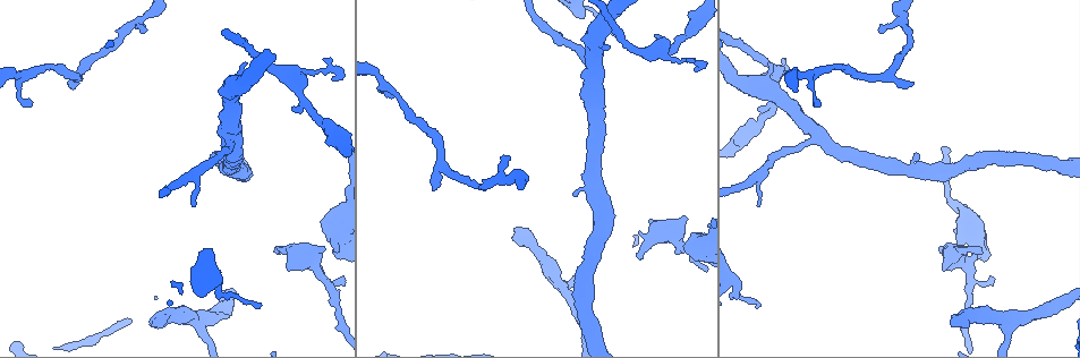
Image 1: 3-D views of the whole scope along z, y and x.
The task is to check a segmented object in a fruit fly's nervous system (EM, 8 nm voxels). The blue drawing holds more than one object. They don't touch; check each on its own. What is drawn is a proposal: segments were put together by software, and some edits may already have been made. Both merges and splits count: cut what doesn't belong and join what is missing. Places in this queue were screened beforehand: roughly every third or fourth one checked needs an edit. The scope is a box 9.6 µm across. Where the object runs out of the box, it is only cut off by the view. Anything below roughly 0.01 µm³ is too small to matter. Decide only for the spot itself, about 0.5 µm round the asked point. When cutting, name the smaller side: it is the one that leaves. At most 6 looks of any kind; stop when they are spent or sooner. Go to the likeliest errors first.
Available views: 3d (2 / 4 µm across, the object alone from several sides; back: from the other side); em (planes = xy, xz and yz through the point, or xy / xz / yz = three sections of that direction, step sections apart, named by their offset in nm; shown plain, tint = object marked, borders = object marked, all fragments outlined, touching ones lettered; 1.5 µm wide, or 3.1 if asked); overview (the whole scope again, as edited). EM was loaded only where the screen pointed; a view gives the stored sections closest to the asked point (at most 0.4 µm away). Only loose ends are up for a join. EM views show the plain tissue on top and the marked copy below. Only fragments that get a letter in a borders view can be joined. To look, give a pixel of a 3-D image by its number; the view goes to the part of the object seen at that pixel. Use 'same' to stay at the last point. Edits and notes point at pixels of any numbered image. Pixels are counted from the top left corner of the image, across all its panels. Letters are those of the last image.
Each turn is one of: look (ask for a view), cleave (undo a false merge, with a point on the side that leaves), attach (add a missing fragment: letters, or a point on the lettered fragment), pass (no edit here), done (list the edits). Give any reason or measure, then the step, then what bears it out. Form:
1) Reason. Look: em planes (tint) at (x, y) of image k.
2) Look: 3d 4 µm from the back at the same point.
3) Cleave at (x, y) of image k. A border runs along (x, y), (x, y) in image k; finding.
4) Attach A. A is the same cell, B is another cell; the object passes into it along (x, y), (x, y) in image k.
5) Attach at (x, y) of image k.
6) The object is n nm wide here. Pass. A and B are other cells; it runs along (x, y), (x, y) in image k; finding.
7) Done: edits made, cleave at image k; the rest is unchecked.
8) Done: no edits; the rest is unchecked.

An open end. Look: 3d 2 µm at (913, 84) of image 1.

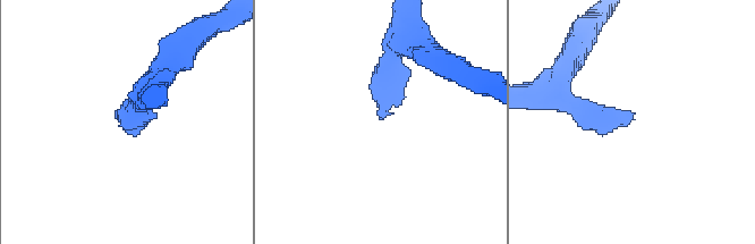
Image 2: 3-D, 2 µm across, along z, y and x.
Look: em planes (borders) at (632, 119) of image 2.

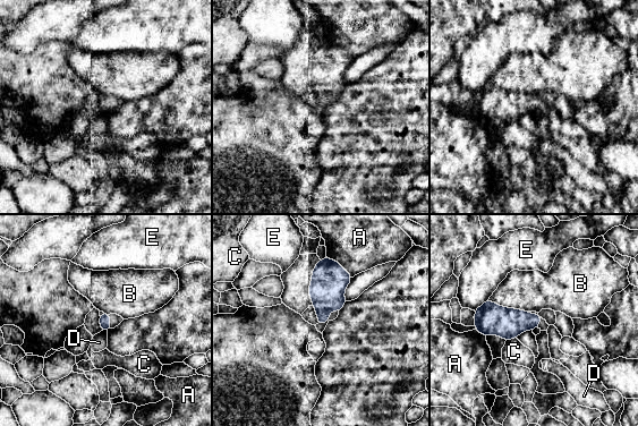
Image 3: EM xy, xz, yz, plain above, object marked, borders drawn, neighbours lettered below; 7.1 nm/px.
Pass. A, B, C, D and E are other cells; a border runs along (488, 299), (499, 305), (526, 312) in image 3; none of them fits.

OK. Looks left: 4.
Look: 3d 2 µm at (321, 72) of image 1.

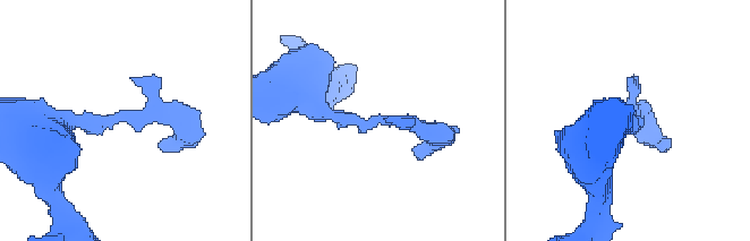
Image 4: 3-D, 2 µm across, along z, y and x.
Look: em planes (tint) at (633, 121) of image 4.

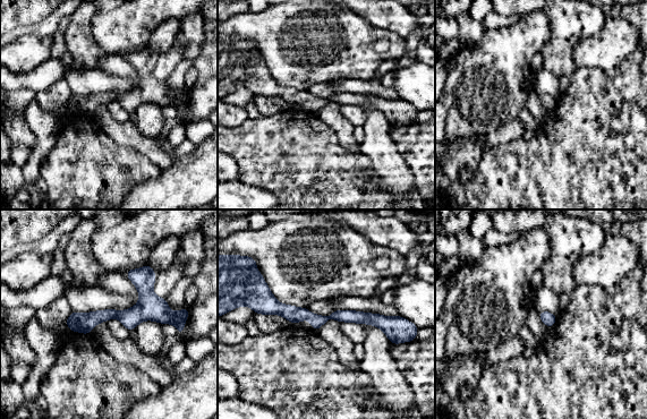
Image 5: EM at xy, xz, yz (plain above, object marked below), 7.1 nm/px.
Look: em planes (borders) at the same point.

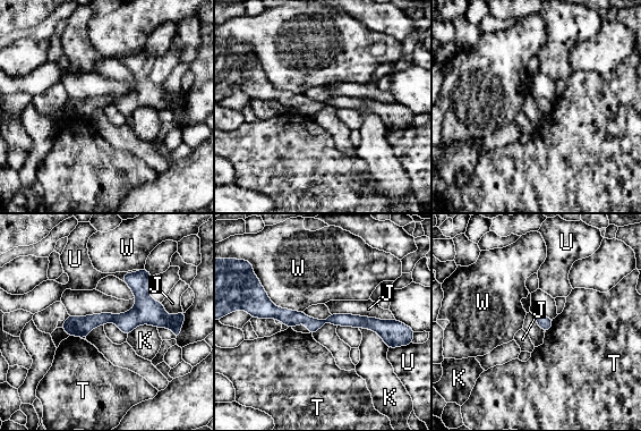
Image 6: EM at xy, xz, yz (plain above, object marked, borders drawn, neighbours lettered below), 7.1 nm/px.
The object is 90 nm wide here. Pass. J, K, T, U and W are other cells; it runs along (256, 310), (391, 328) in image 6; all the same neuron.

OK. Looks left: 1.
Done: no edits; the rest is unchecked.

